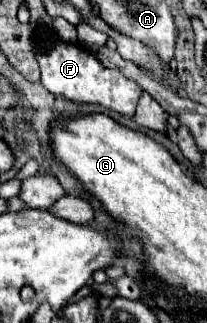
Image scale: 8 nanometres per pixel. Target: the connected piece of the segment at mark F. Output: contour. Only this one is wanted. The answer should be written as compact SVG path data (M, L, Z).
M55 44L47 46L41 54L37 54L37 62L41 66L41 84L57 96L65 96L67 100L81 102L81 104L99 104L109 110L115 110L123 116L133 116L141 86L125 78L119 70L105 68L91 52L87 52L79 44Z

